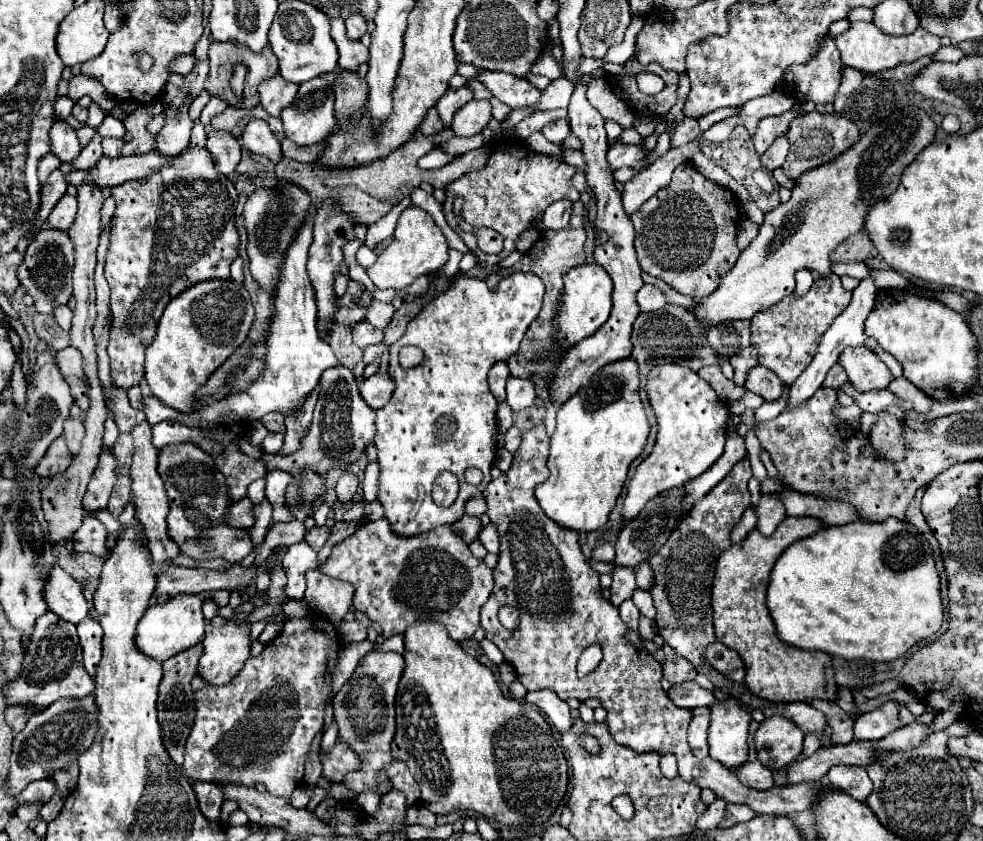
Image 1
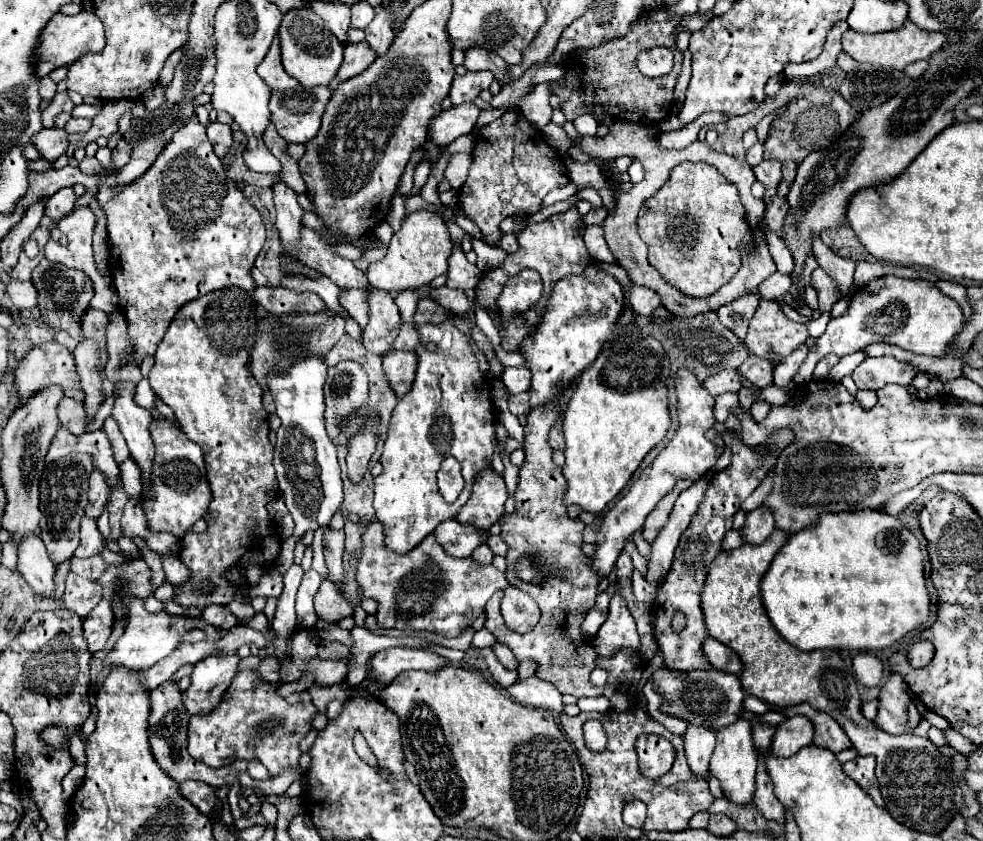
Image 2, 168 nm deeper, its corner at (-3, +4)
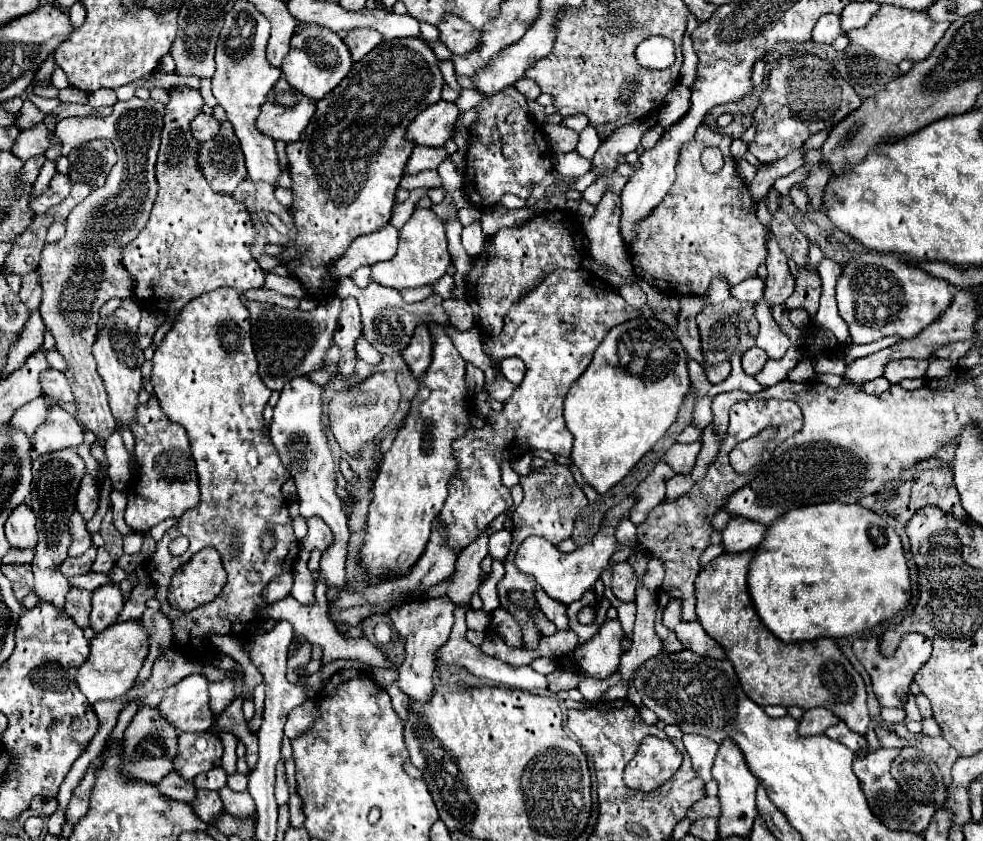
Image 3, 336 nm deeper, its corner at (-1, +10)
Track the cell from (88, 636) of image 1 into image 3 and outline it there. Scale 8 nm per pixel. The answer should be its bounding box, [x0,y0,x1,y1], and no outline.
[91,583,123,631]

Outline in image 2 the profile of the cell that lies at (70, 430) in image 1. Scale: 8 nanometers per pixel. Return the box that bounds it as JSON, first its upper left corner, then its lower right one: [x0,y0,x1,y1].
[57,397,85,435]

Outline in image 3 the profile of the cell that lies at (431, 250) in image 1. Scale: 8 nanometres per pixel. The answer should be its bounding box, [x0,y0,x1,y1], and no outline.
[371,209,451,291]

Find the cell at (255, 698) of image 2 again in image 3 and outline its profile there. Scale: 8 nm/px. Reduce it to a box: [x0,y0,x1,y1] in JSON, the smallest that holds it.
[175,731,223,781]

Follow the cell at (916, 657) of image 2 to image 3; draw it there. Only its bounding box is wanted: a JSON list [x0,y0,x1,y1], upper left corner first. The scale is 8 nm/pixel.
[853,633,931,707]

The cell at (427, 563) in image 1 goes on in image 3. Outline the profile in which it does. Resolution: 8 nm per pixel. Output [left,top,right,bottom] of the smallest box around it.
[389,597,455,701]

